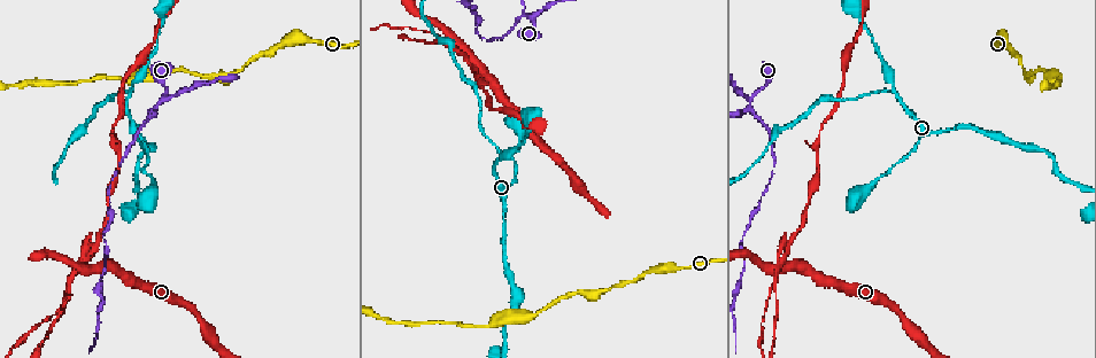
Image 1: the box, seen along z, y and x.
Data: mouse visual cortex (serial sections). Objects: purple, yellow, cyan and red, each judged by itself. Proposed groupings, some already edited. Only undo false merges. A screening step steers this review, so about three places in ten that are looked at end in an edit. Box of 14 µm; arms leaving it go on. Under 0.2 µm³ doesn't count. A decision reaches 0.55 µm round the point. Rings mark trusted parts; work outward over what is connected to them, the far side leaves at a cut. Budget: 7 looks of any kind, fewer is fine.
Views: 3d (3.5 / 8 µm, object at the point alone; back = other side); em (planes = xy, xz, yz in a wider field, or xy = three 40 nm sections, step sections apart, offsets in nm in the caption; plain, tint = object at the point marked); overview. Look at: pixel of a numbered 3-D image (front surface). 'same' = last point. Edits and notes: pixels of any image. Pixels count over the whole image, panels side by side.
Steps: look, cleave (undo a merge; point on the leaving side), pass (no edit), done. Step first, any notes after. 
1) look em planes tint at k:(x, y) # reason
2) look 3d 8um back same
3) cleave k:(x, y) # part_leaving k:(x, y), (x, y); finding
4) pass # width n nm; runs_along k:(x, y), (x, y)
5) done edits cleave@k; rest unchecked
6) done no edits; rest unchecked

look 3d 3.5um at 1:(894, 88) # a fork

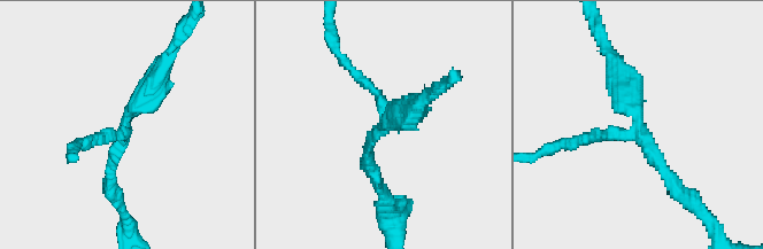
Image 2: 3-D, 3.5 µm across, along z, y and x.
look em xy step 2 tint at 2:(127, 134)

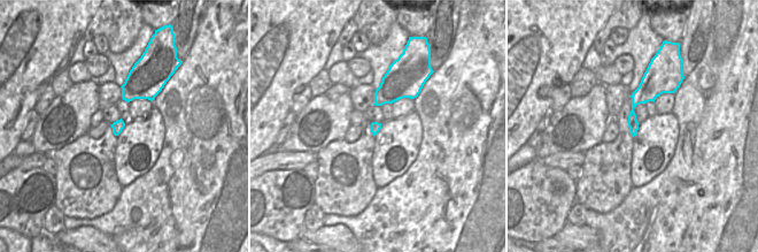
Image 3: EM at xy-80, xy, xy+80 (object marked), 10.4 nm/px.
cleave 2:(363, 80) # arm_widths 150, 200, 400 nm; part_leaving 2:(384, 109), (334, 53), (331, 30); a second cell is stuck on

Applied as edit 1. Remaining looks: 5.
look overview

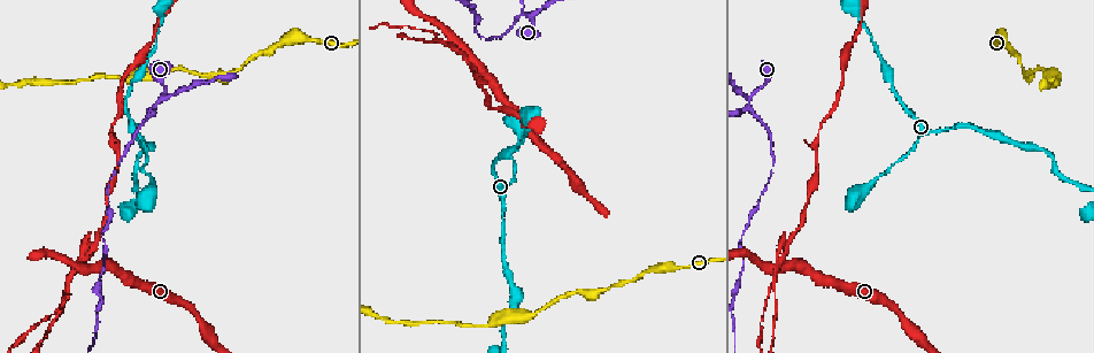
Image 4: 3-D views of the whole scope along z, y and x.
look 3d 3.5um at 4:(750, 97) # three-way junction

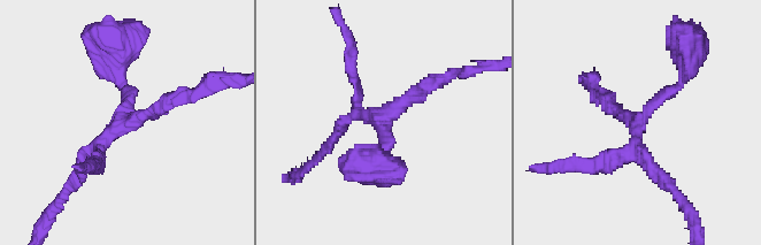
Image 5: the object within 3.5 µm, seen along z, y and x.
look em xy step 2 tint at 5:(380, 122)

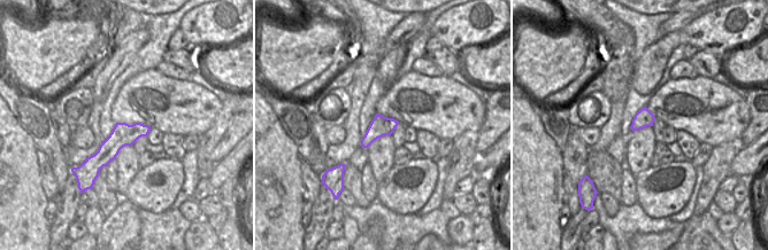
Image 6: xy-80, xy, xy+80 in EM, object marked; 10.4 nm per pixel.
pass # width 220 nm; runs_along 6:(146, 129), (123, 134), (93, 163); one cell here

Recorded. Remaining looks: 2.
look 3d 3.5um at 4:(458, 41) # narrows sharply

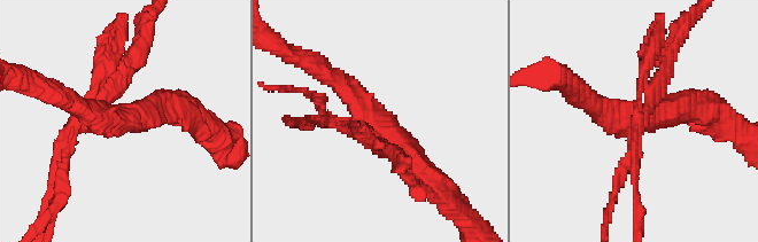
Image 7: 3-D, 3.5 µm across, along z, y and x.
look em xy step 5 tint at 7:(379, 124)

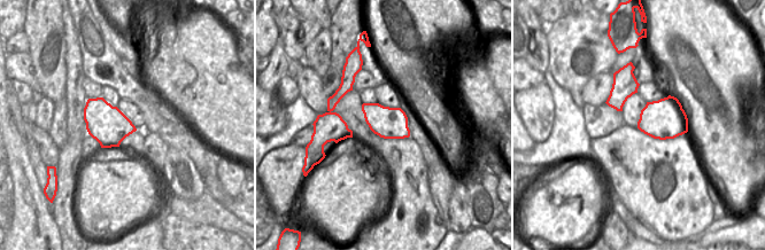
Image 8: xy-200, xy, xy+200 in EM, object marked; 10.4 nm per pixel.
cleave 7:(66, 147) # part_leaving 7:(649, 110), (683, 25); two cells meet here

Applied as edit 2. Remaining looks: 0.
done edits cleave@2, cleave@7; rest unchecked

